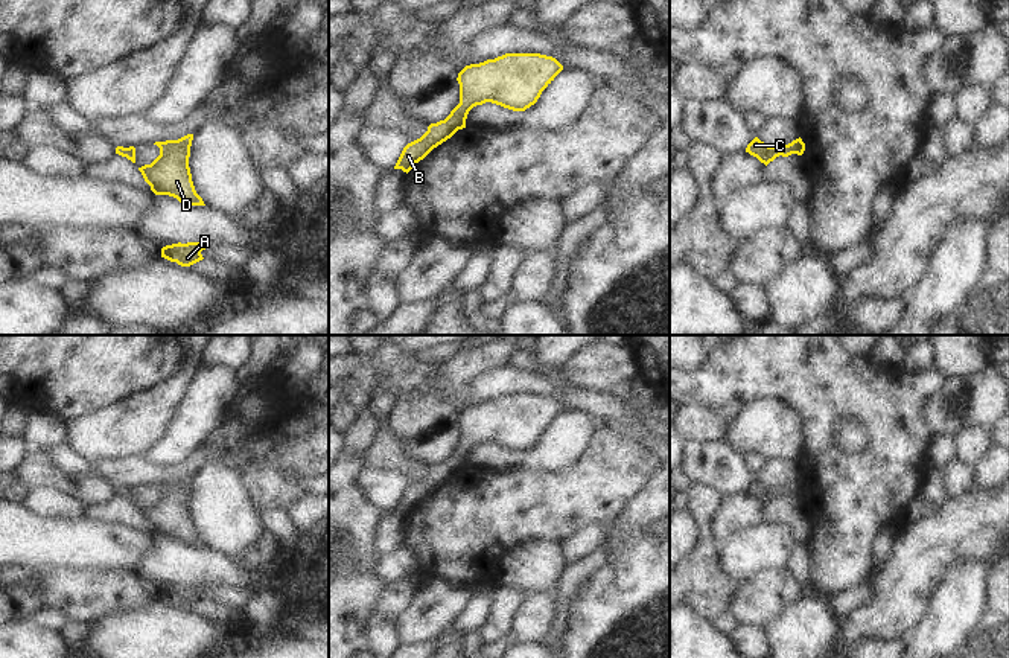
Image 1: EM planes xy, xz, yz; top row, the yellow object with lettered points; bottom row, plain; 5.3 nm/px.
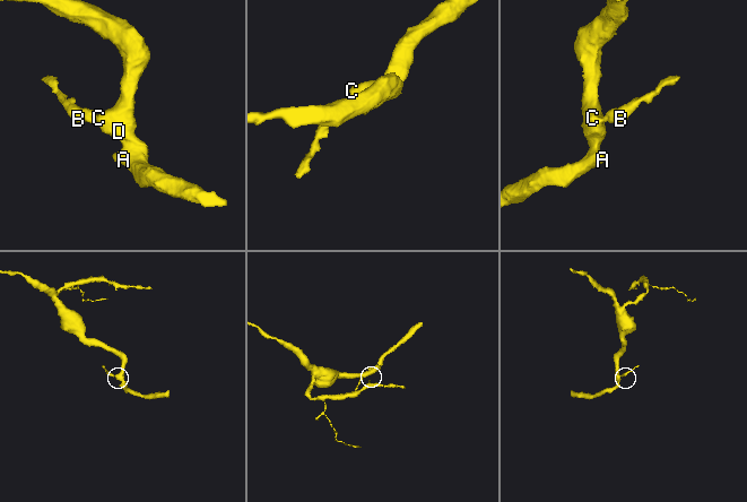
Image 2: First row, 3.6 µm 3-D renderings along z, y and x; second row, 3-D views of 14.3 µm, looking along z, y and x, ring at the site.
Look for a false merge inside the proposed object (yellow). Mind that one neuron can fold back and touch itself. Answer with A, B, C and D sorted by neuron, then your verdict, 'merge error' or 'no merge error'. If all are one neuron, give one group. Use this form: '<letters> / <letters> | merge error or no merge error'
A B C D | no merge error

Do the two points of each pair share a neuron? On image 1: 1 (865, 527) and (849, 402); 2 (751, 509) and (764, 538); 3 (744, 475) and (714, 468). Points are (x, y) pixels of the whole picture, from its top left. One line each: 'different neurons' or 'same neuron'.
1: same neuron
2: different neurons
3: same neuron

